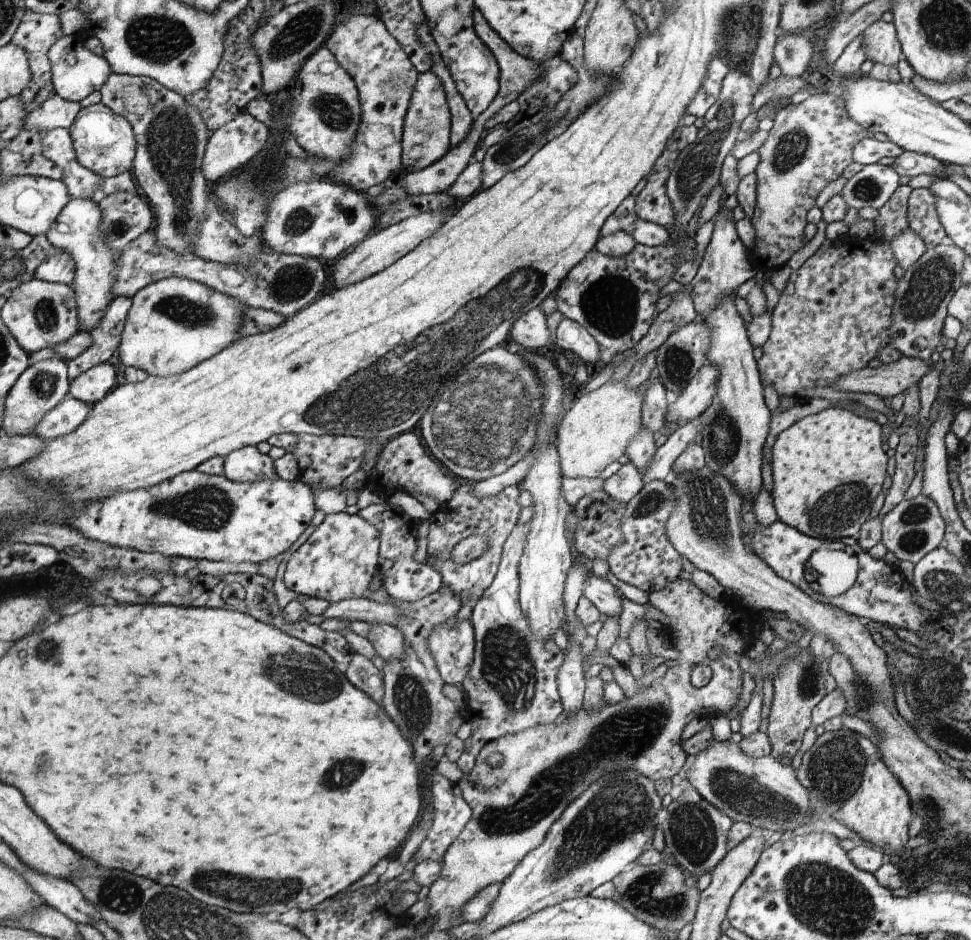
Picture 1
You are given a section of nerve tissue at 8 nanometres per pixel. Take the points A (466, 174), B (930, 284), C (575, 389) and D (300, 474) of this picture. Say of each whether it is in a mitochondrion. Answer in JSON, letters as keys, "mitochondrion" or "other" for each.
{"A":"other","B":"mitochondrion","C":"other","D":"other"}

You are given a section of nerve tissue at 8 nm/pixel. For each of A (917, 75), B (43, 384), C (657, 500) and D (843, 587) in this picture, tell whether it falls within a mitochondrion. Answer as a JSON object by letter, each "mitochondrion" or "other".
{"A":"other","B":"mitochondrion","C":"mitochondrion","D":"mitochondrion"}

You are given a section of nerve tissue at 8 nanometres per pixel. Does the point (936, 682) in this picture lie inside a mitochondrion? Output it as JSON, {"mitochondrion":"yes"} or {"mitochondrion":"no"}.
{"mitochondrion":"yes"}

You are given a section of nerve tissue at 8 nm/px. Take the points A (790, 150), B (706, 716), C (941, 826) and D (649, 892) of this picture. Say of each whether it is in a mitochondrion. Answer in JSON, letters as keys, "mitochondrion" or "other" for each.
{"A":"mitochondrion","B":"other","C":"mitochondrion","D":"mitochondrion"}

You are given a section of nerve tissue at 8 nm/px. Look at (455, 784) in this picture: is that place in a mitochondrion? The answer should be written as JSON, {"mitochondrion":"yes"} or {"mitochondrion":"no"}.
{"mitochondrion":"no"}

